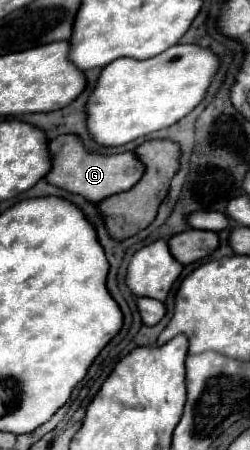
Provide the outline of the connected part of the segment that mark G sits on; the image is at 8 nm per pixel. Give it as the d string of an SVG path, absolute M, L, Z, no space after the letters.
M59 135L57 139L53 139L49 143L49 151L53 157L53 167L47 173L47 181L69 193L79 193L79 195L87 197L89 201L101 201L119 191L127 191L145 173L145 165L135 155L135 151L113 153L113 155L91 153L85 149L83 141L77 135Z

